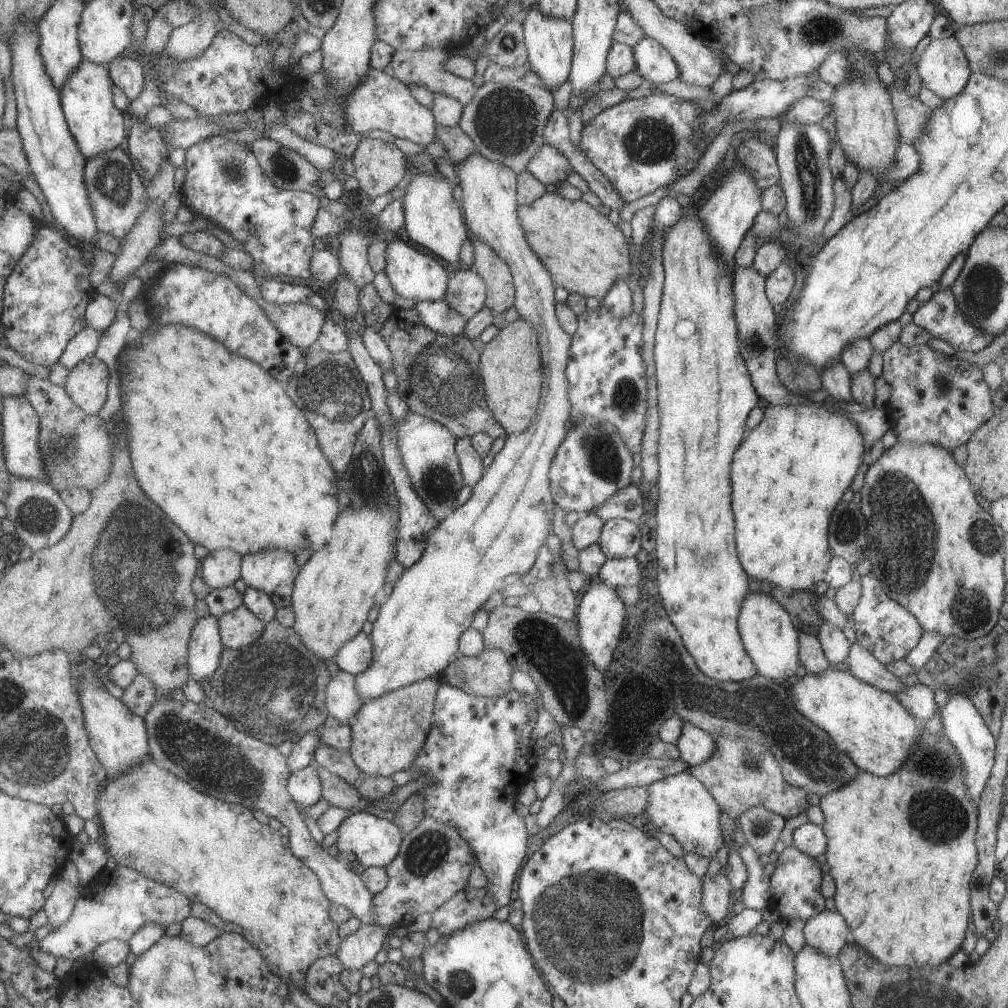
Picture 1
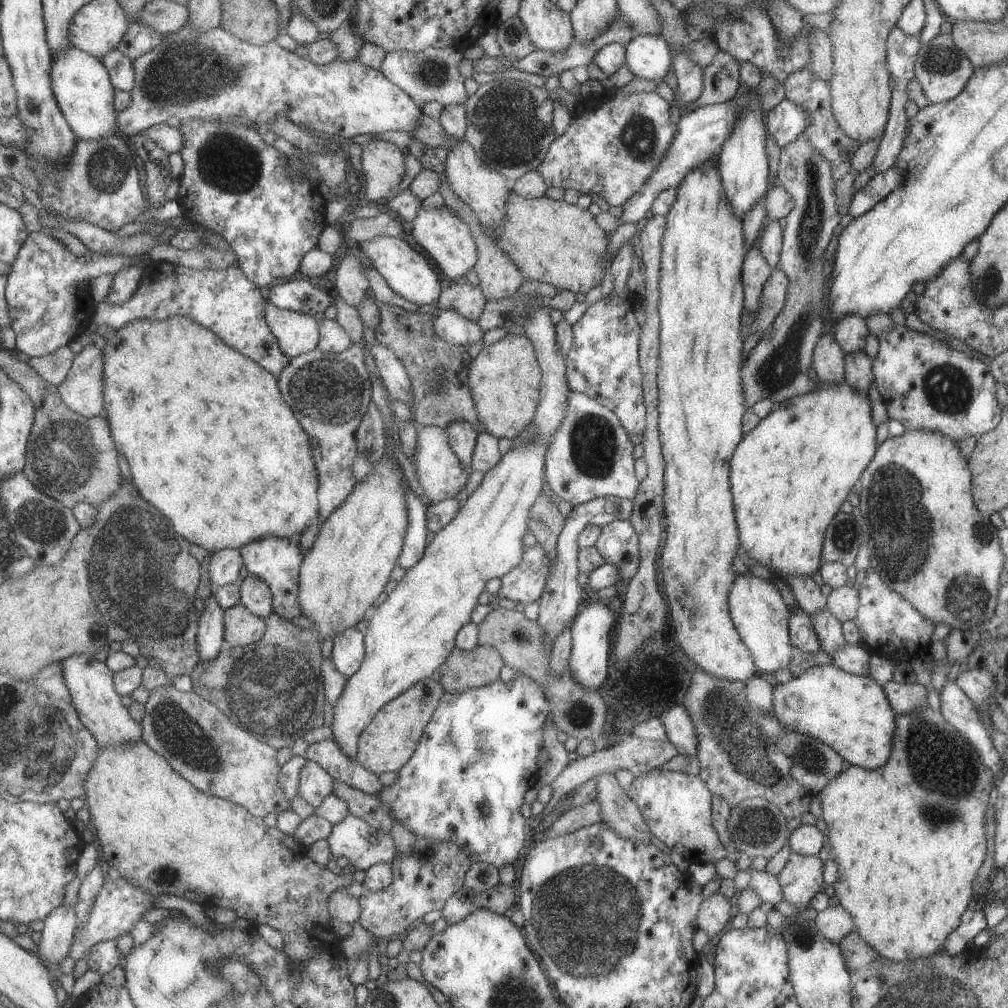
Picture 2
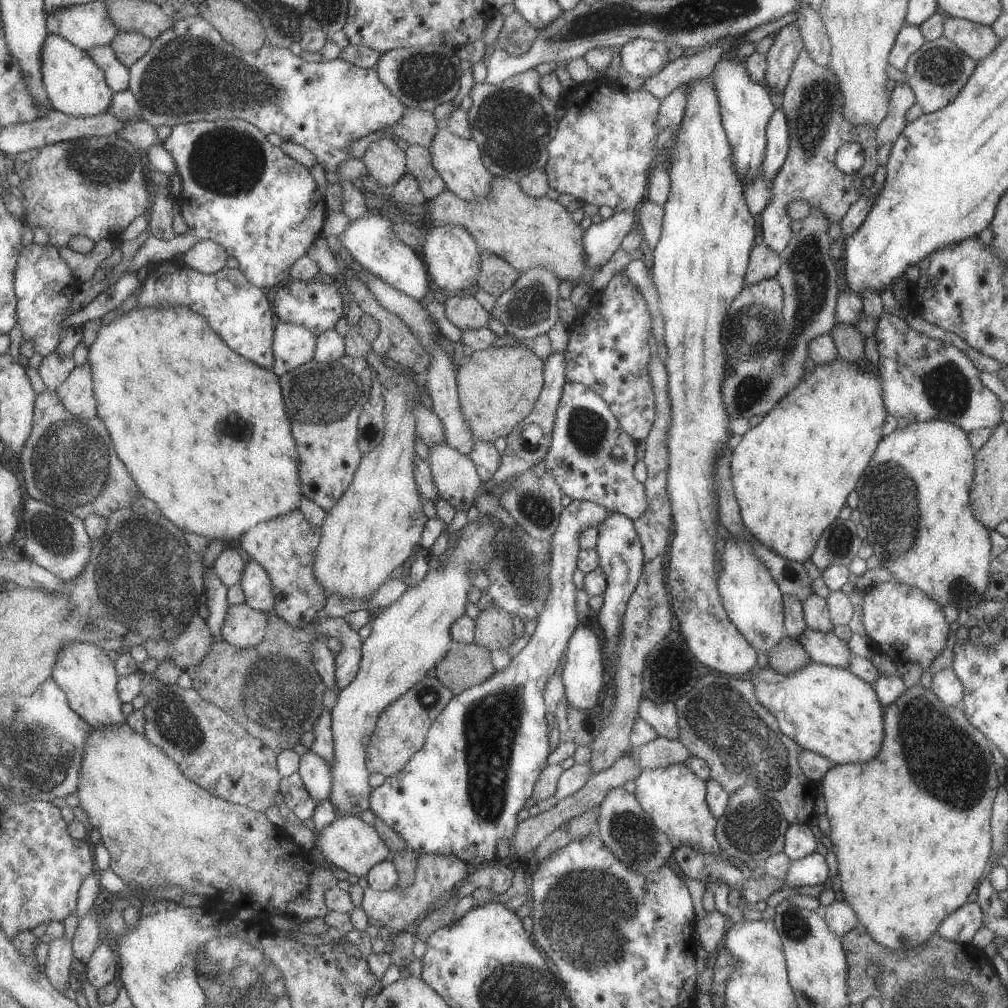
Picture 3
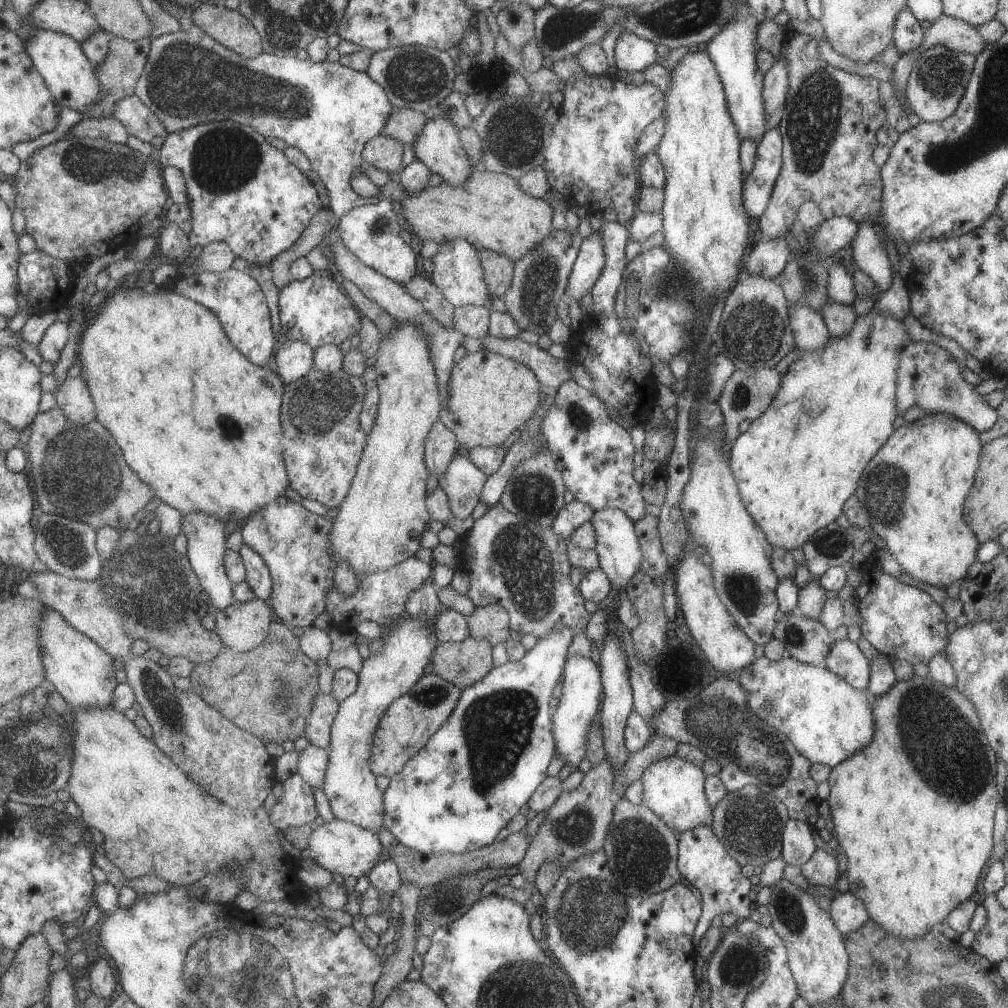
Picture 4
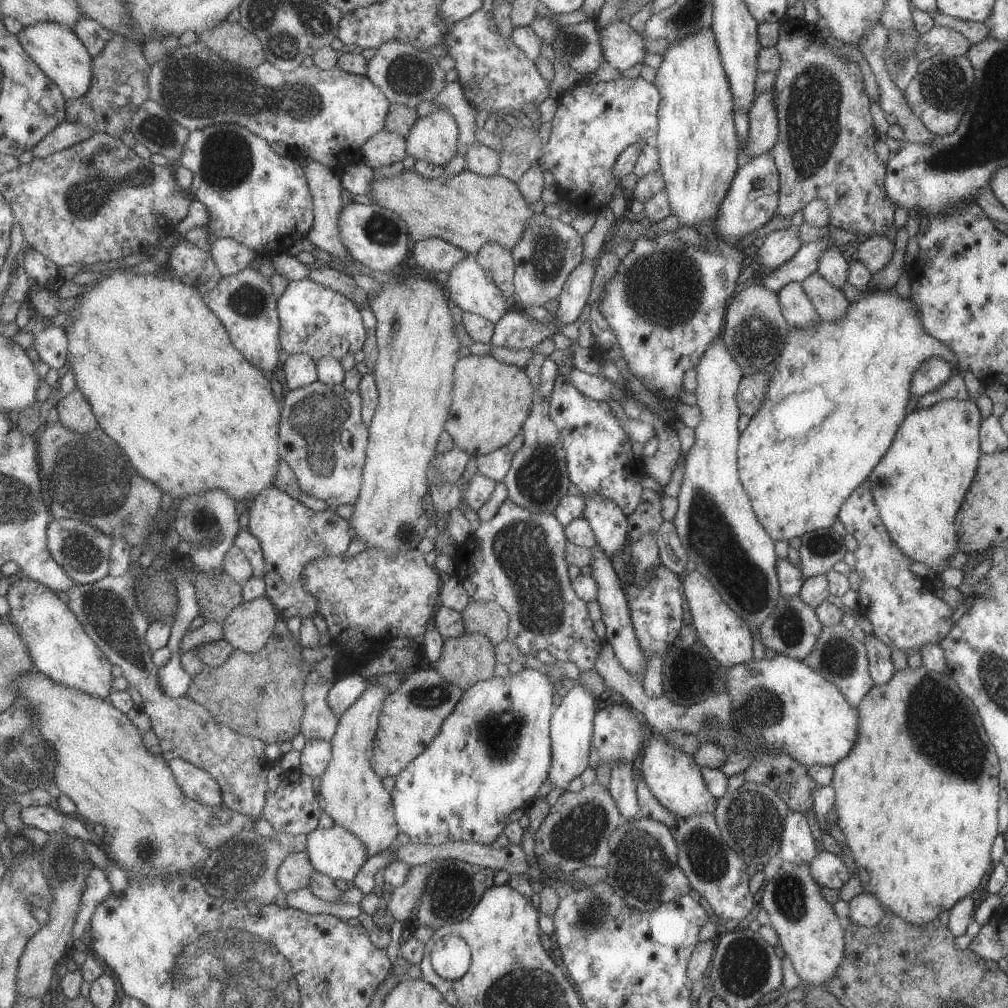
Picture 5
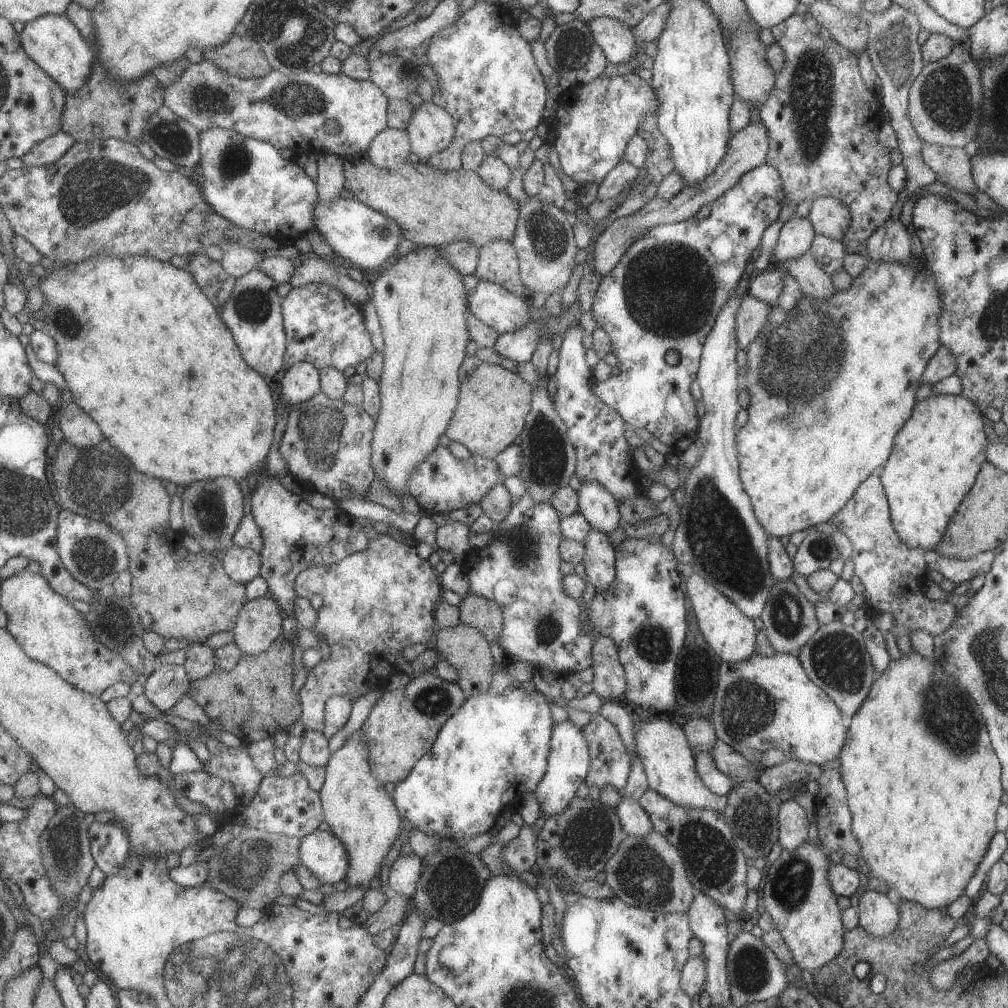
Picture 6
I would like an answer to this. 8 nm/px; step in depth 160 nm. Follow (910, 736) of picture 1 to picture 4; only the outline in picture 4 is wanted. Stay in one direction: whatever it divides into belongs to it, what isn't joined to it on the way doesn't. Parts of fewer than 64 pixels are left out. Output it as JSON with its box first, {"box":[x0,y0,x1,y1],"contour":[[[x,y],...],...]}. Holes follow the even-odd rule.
{"box":[738,655,873,768],"contour":[[[765,655],[751,661],[751,664],[740,670],[738,680],[746,696],[747,709],[768,727],[774,728],[787,737],[795,750],[809,762],[827,765],[833,768],[842,760],[850,757],[855,751],[867,746],[873,732],[873,719],[868,702],[871,695],[868,691],[858,691],[841,675],[835,676],[827,669],[799,662],[789,655],[777,661],[771,661]]]}

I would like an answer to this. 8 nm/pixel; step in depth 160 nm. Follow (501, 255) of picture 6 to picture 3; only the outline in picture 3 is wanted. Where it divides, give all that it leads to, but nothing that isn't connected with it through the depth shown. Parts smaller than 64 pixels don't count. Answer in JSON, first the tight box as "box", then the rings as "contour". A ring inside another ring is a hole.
{"box":[475,250,519,297],"contour":[[[480,250],[479,259],[479,276],[477,276],[475,287],[483,289],[493,297],[499,297],[505,290],[511,288],[515,280],[519,278],[519,273],[507,262],[487,250]]]}

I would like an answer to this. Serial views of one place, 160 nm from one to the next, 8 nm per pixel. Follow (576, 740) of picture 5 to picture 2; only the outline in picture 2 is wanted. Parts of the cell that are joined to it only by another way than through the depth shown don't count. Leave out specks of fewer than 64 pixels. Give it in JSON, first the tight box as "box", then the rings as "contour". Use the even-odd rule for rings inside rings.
{"box":[568,596,615,691],"contour":[[[588,596],[583,610],[574,618],[570,628],[570,656],[568,671],[577,686],[586,691],[597,690],[607,678],[609,666],[609,630],[614,626],[615,617],[607,609],[607,602]]]}

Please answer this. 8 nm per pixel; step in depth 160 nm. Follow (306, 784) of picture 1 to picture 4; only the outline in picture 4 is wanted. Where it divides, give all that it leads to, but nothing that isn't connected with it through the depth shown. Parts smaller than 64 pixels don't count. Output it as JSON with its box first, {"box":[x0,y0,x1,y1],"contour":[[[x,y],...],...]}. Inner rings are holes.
{"box":[296,744,328,789],"contour":[[[310,744],[299,751],[296,772],[312,789],[319,788],[323,786],[327,763],[328,752]]]}

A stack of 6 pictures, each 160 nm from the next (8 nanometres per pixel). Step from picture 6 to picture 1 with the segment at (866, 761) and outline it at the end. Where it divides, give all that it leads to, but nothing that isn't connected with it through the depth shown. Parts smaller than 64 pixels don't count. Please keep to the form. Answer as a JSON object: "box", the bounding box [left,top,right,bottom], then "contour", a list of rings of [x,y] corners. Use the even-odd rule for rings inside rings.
{"box":[819,724,978,968],"contour":[[[921,724],[919,736],[913,741],[910,753],[891,774],[878,777],[865,771],[857,771],[851,779],[841,788],[824,794],[819,801],[819,808],[824,816],[822,824],[826,836],[825,857],[829,866],[828,874],[835,884],[835,893],[832,896],[834,907],[851,932],[852,939],[861,948],[864,948],[873,958],[881,964],[892,967],[923,968],[936,967],[948,958],[961,946],[965,930],[970,927],[970,888],[969,883],[978,863],[978,852],[975,846],[975,833],[977,830],[976,818],[978,810],[976,802],[967,794],[964,783],[965,771],[956,748],[943,732],[940,735],[931,734]]]}

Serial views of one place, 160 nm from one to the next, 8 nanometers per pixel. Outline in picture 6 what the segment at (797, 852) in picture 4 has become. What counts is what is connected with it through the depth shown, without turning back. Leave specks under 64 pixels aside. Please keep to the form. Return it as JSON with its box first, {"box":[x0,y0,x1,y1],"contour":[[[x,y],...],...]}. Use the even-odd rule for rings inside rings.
{"box":[777,798,809,851],"contour":[[[794,798],[779,803],[777,841],[783,849],[792,851],[803,841],[807,841],[809,820],[806,812]]]}

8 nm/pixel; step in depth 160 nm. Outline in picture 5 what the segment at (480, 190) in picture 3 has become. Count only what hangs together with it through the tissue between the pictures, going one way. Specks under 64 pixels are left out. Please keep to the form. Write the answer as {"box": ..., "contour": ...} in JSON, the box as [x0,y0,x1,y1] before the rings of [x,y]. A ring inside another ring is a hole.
{"box":[405,109,460,167],"contour":[[[438,109],[418,116],[405,140],[407,156],[415,161],[424,160],[443,167],[460,156],[458,126],[448,110]]]}

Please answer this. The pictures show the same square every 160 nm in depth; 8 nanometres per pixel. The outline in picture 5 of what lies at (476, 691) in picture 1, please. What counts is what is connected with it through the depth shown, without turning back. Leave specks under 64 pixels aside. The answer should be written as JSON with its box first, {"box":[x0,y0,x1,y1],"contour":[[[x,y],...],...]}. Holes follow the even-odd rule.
{"box":[435,632,495,691],"contour":[[[463,632],[459,636],[442,639],[439,660],[435,663],[437,671],[448,683],[458,686],[462,691],[472,684],[494,676],[495,657],[493,647],[486,636]]]}

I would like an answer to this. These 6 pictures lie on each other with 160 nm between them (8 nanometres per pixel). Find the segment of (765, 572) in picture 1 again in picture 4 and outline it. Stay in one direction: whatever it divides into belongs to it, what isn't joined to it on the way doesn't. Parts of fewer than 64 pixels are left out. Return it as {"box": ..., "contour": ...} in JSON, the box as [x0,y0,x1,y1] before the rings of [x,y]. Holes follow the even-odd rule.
{"box":[728,309,911,551],"contour":[[[870,309],[865,315],[857,315],[850,331],[846,335],[831,337],[820,348],[814,351],[800,351],[799,358],[791,363],[781,374],[779,388],[773,395],[769,406],[761,413],[758,419],[750,421],[749,428],[743,433],[735,435],[734,442],[728,452],[729,466],[737,485],[737,490],[745,508],[757,526],[763,531],[767,542],[773,548],[782,548],[790,551],[799,548],[817,529],[833,523],[835,518],[842,512],[843,503],[856,491],[859,477],[863,468],[873,455],[887,442],[893,430],[893,420],[896,412],[896,370],[899,364],[900,352],[904,345],[911,342],[907,335],[907,329],[903,321],[895,318],[892,314]]]}

